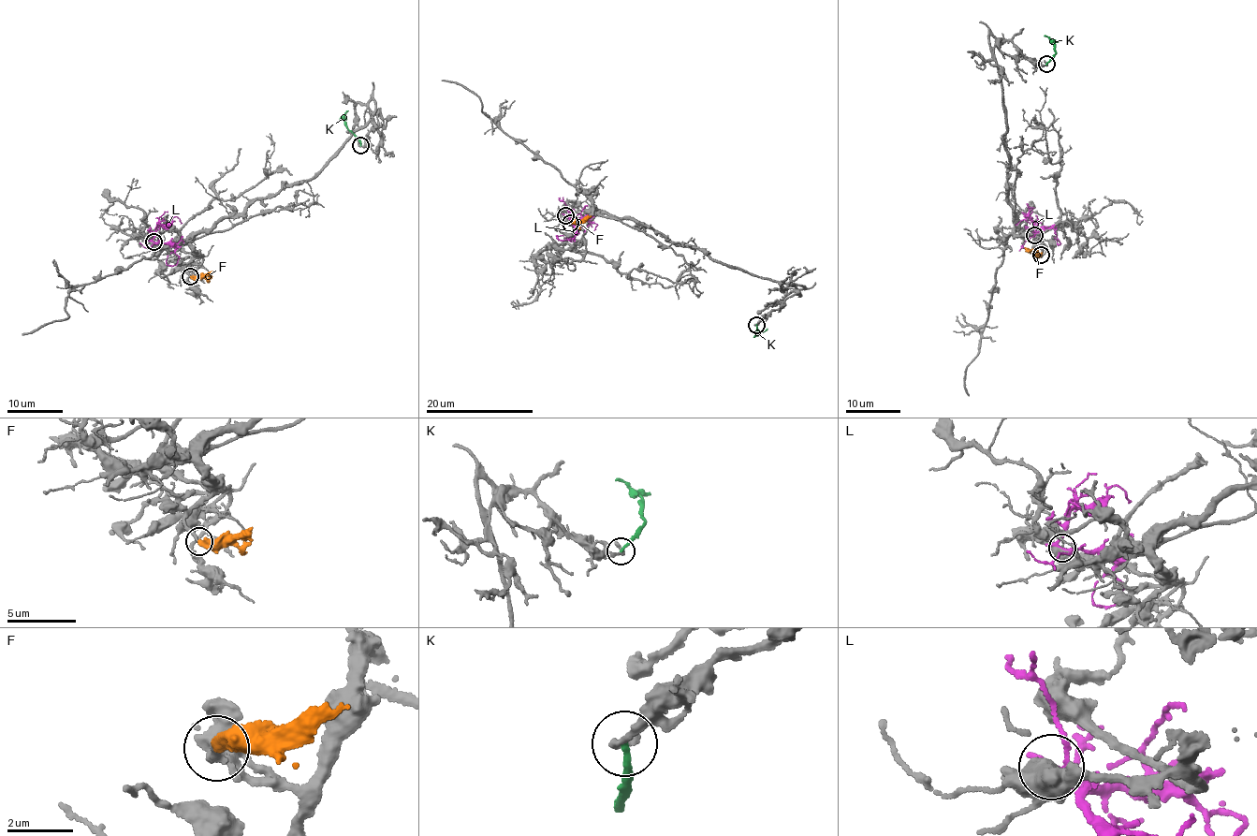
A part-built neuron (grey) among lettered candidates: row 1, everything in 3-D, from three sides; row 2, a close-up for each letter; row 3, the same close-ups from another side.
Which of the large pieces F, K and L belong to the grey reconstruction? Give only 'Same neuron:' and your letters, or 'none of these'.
Same neuron: F

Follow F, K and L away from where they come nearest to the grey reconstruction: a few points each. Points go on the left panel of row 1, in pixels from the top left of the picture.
F: (190, 276), (212, 271)
K: (361, 145), (359, 139), (346, 126), (347, 110)
L: (154, 242), (176, 246), (178, 261), (169, 267)

